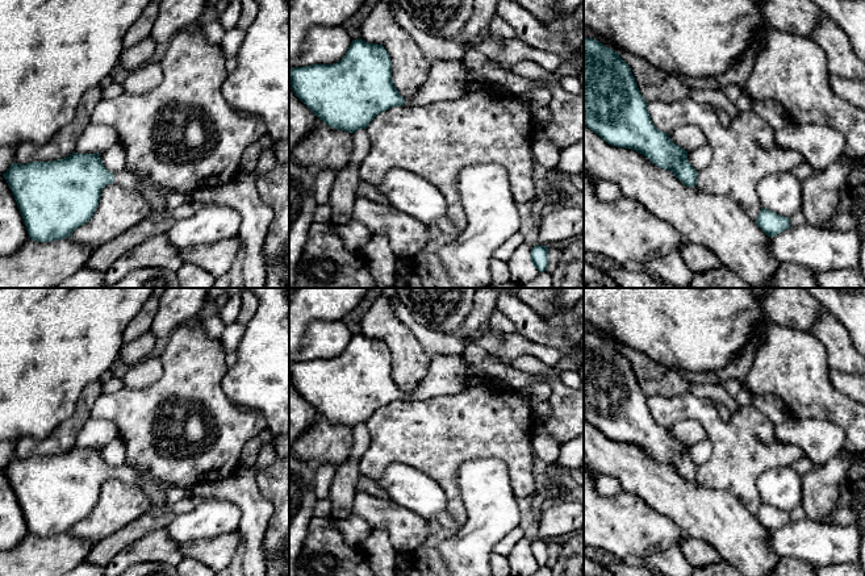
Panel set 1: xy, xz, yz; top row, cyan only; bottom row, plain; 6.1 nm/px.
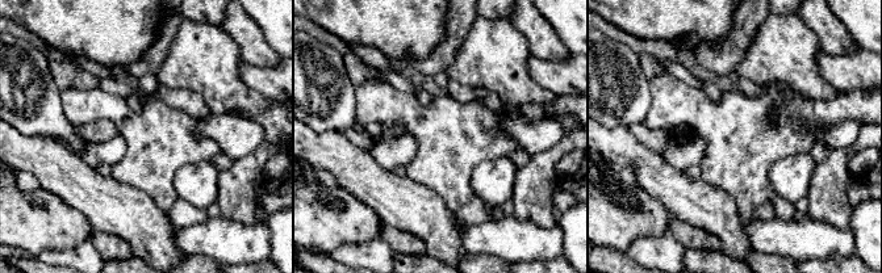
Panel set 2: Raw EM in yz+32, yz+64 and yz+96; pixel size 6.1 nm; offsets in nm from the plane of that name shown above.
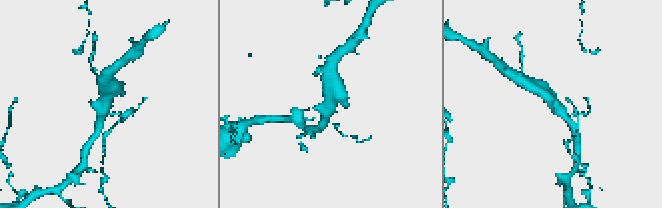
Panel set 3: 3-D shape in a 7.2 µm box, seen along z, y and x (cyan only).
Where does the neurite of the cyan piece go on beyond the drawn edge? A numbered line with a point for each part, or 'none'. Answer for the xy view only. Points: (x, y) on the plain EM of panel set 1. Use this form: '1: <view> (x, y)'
1: xy (128, 474)

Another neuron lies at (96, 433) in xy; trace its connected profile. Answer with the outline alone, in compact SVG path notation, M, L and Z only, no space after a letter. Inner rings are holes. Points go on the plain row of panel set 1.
M89 417L76 437L75 447L100 448L116 438L120 438L120 434L112 421Z

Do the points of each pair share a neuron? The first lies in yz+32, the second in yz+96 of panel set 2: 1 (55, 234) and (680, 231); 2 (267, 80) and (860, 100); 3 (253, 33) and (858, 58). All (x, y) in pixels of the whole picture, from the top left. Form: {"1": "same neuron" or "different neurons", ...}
{"1": "different neurons", "2": "different neurons", "3": "different neurons"}

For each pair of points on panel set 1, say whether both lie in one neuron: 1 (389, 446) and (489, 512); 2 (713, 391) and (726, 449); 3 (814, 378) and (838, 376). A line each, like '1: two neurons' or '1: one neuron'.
1: two neurons
2: two neurons
3: two neurons

